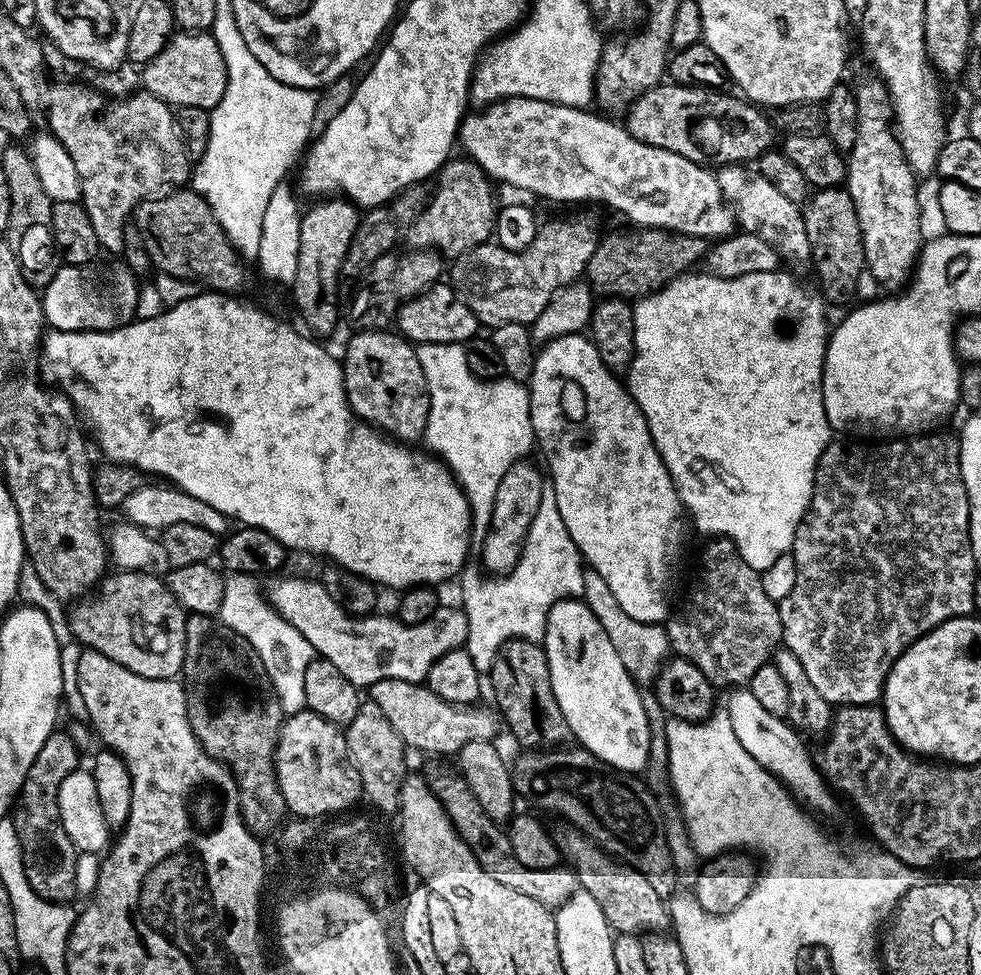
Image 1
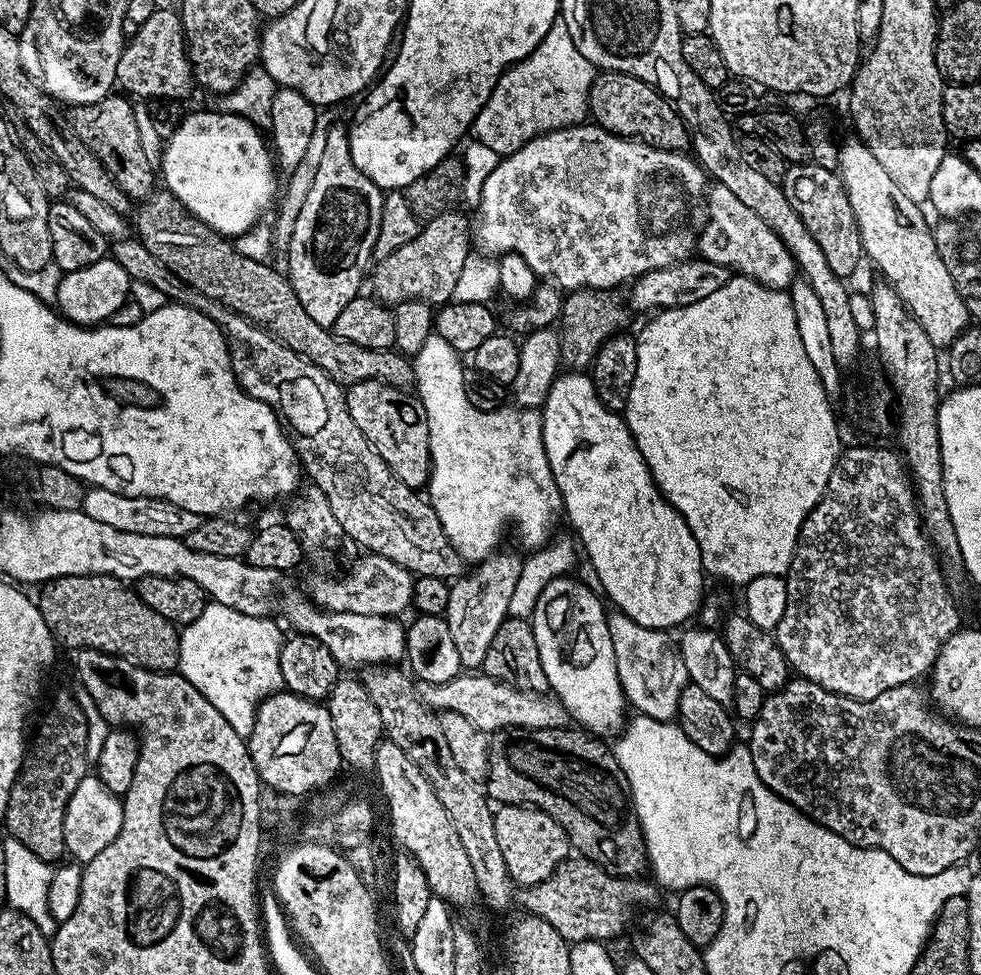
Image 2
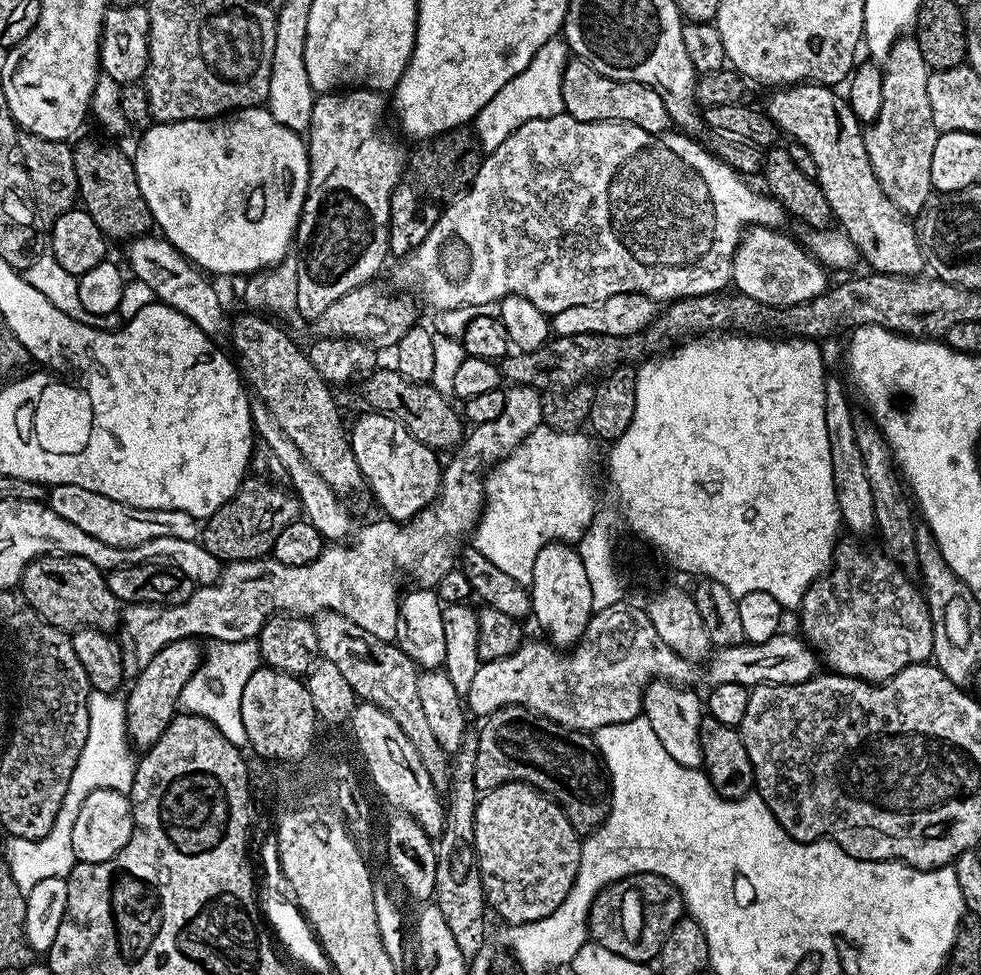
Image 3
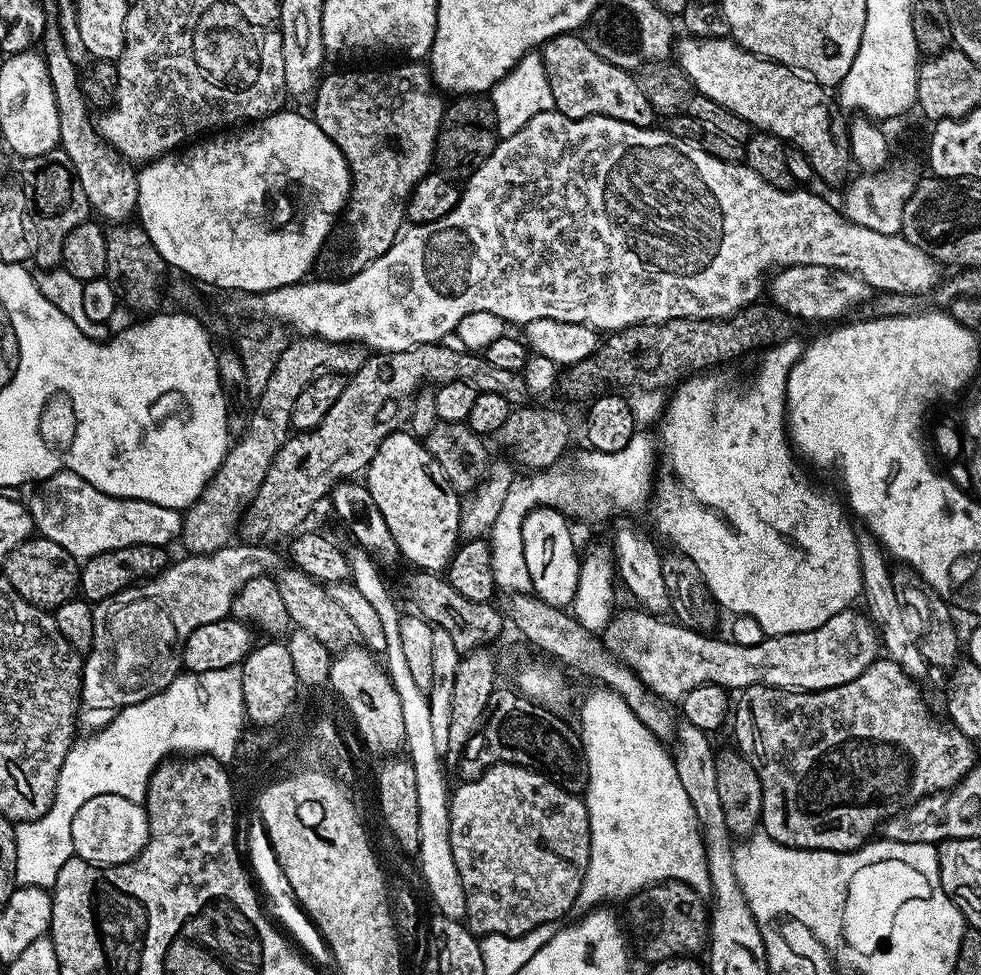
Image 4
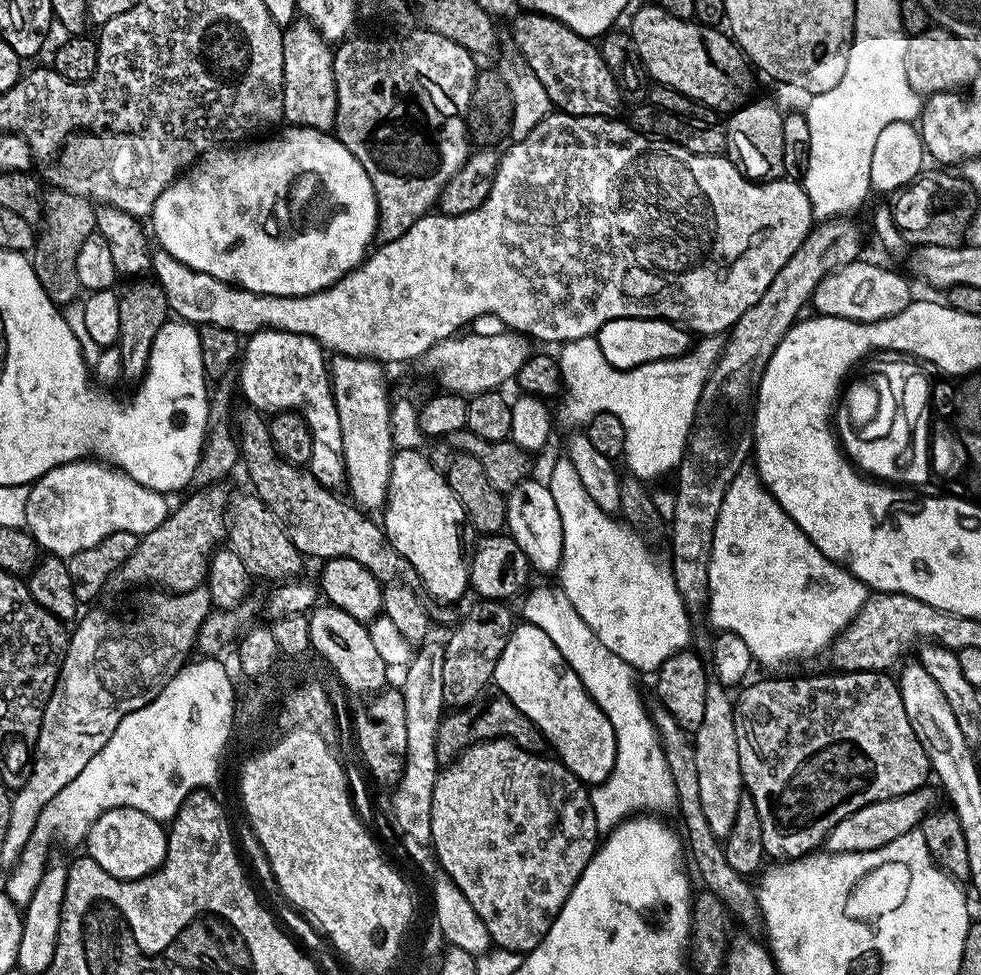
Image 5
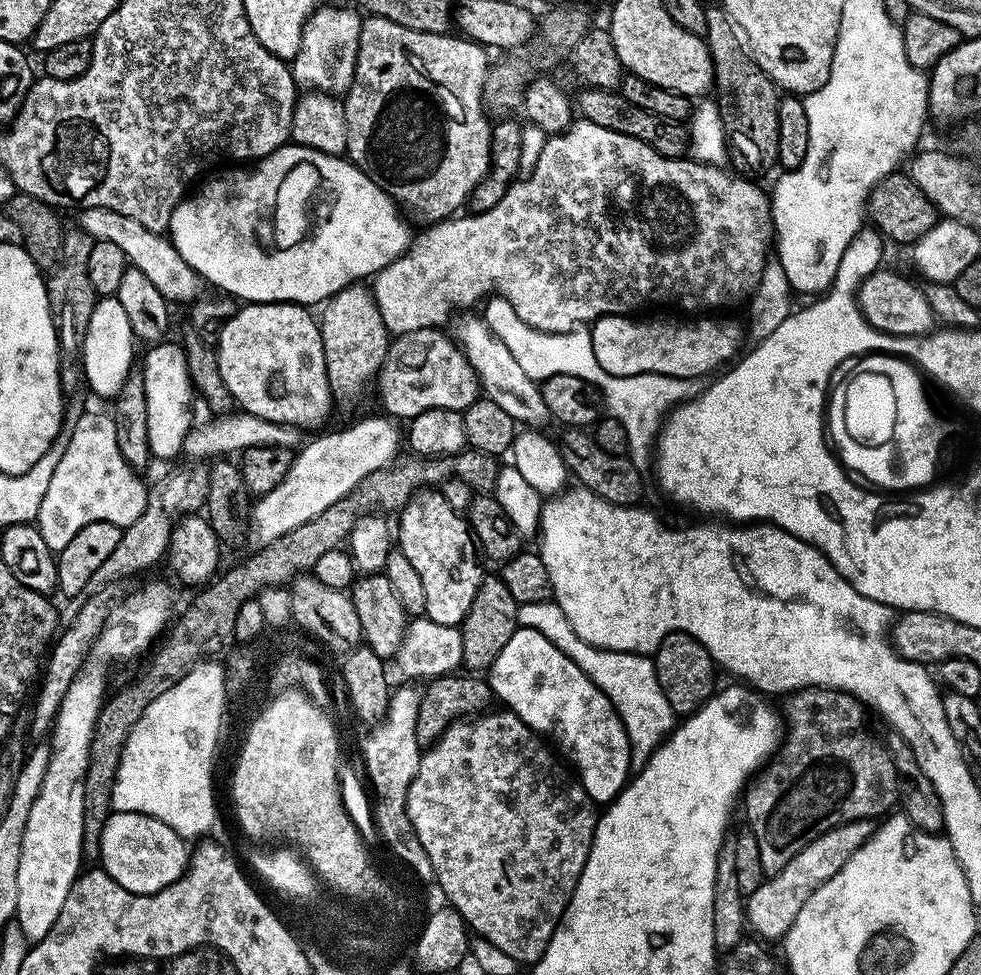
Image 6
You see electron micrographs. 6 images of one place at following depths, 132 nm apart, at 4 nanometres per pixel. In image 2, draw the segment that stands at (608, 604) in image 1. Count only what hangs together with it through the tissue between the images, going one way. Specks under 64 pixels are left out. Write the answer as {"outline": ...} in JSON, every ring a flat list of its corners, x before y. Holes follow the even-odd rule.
{"outline":[[619,610,608,612,608,629,614,646,616,676,624,688,625,701,631,707,633,704,639,715,665,722,675,721,678,698,682,698,682,690,690,683,677,641,671,640,667,631,638,626,634,618]]}

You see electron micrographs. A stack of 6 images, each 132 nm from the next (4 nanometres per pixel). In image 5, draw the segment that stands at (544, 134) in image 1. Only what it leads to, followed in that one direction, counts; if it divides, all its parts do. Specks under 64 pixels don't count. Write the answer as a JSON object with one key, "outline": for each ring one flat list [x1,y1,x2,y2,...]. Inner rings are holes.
{"outline":[[857,258,852,260,846,266,830,272,822,282,816,284,810,304,811,307,814,306,818,310,817,313,820,316,840,317,843,320,872,323,874,321,882,321,886,317,897,316,912,302,914,293,911,292,907,280,902,275,864,259]]}

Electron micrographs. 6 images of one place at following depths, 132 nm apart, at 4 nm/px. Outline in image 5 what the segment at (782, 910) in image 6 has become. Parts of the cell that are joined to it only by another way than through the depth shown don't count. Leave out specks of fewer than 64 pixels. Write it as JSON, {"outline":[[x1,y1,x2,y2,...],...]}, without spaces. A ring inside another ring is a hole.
{"outline":[[925,786,901,796,886,798,882,802,870,802,870,806,862,806,862,810,854,810,854,814,842,818,842,822,838,822,838,826,828,832,827,851,835,854,878,850,894,842,894,838,902,838,902,834,917,831,924,817,934,808,930,789,931,787]]}

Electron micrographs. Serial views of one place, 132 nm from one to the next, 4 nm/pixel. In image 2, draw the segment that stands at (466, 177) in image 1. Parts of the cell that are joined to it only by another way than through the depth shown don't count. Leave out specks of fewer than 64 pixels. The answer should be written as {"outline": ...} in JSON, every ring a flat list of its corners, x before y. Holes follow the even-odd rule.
{"outline":[[449,210,421,227,418,238,383,257,371,269,371,295,385,306,407,300,423,300,429,306,443,306,455,297,458,278,470,259,468,252,468,220,460,210]]}

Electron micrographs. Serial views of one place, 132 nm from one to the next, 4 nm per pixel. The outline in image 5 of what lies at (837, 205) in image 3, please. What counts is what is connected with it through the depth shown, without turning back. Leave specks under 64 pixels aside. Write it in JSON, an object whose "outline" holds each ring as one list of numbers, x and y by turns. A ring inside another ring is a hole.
{"outline":[[648,2,645,8,634,12,630,27,632,47,645,73,656,84,678,90,717,113,731,114,748,103,753,95,754,68,727,31,698,24,695,19,674,18,674,14,662,10,655,2]]}

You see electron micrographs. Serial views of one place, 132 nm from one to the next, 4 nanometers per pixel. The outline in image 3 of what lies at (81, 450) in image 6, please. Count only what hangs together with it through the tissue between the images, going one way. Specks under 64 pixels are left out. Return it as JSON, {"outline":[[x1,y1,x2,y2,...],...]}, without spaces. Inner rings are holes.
{"outline":[[73,484,51,485,46,492,46,503,58,518,74,522,74,526,78,526,78,530,86,530,90,538,98,538,98,542,106,542,106,546,115,548,133,548,154,538,196,540,198,536,197,517,182,510,146,510,126,506,122,502,114,502,114,498,106,498,94,490,82,490,82,486]]}

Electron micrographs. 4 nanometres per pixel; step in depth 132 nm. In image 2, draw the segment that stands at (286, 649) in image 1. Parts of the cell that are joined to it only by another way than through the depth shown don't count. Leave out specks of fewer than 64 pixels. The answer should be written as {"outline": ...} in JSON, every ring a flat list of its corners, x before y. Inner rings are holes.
{"outline":[[210,602,194,618,194,622,183,625,180,632,180,663,178,672,197,690,201,691,210,706,230,722,230,726,241,738,247,737,256,721,256,709,261,700,284,688,284,679,280,669,280,651,284,645,285,633,280,633,278,625,268,616,247,616,230,606]]}

